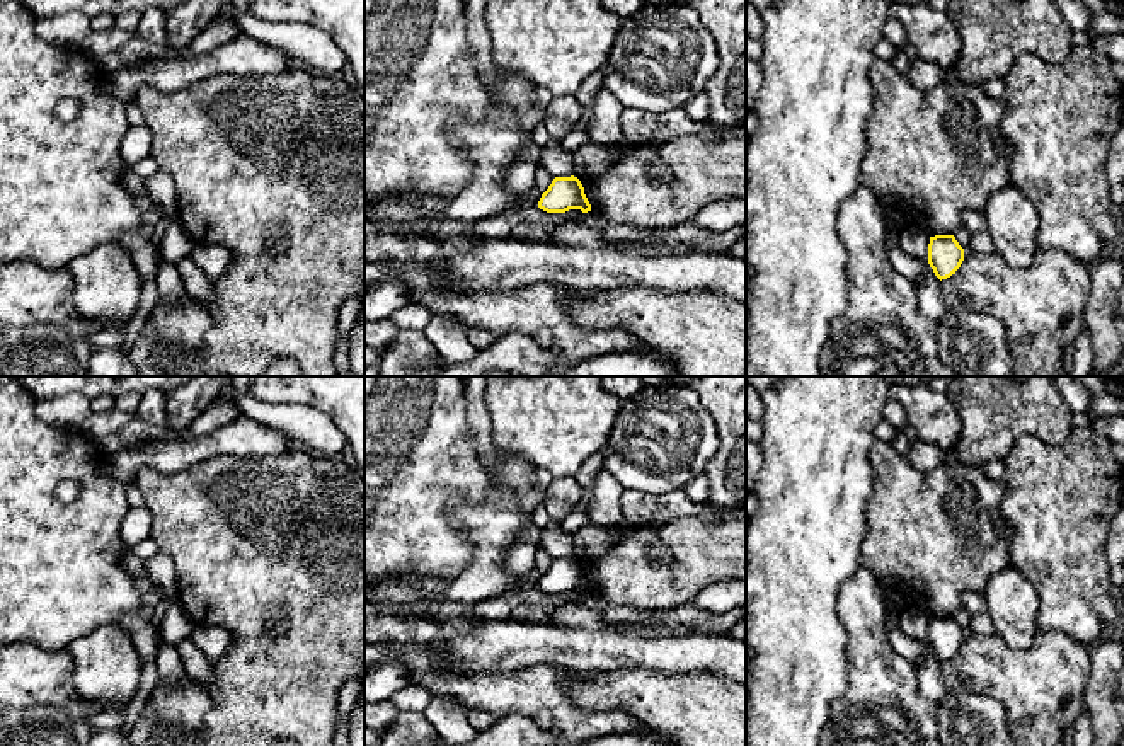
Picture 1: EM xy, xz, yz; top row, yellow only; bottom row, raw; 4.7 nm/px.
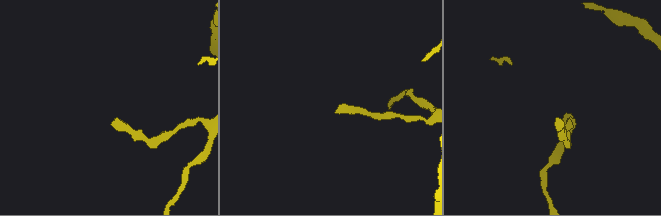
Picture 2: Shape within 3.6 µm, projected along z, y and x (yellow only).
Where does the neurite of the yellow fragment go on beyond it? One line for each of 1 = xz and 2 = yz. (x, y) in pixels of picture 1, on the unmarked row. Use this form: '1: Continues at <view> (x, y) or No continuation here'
1: No continuation here
2: No continuation here

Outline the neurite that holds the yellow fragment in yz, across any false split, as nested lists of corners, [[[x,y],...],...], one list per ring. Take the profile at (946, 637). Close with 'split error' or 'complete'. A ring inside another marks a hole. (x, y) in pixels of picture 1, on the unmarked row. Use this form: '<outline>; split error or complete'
[[[954,617],[930,618],[928,646],[935,657],[942,663],[955,656],[964,642],[964,630]]]; complete

